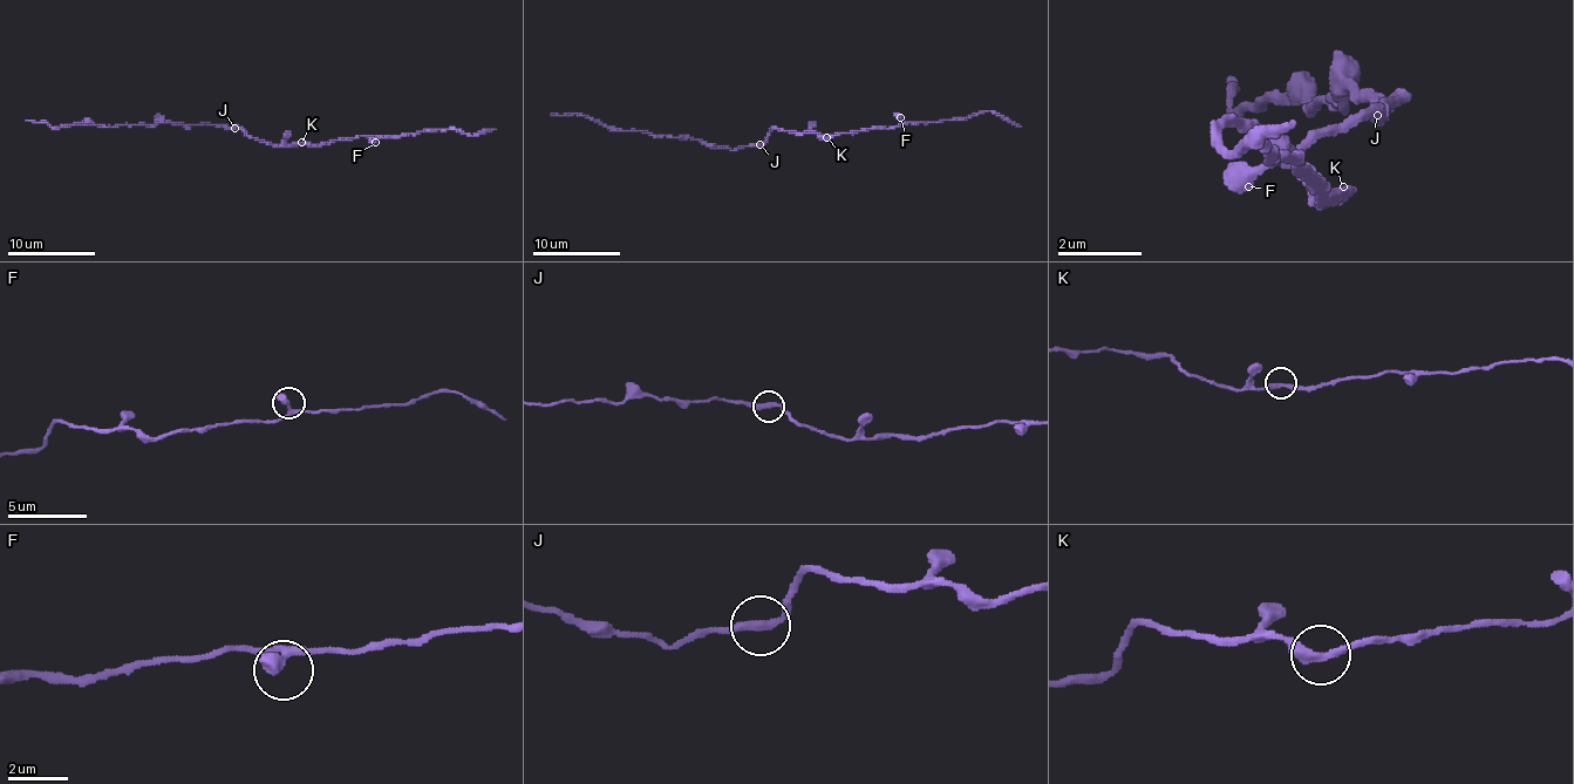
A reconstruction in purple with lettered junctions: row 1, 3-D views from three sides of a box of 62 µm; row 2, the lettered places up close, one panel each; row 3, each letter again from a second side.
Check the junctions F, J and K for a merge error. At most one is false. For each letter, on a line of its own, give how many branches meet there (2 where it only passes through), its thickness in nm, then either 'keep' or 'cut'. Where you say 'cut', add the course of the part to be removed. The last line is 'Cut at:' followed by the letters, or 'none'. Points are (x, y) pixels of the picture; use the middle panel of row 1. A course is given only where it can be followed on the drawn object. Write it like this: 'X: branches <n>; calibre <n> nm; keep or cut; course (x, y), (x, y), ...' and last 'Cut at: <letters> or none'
F: branches 2; calibre 340 nm; keep
J: branches 2; calibre 320 nm; keep
K: branches 2; calibre 320 nm; keep
Cut at: none

